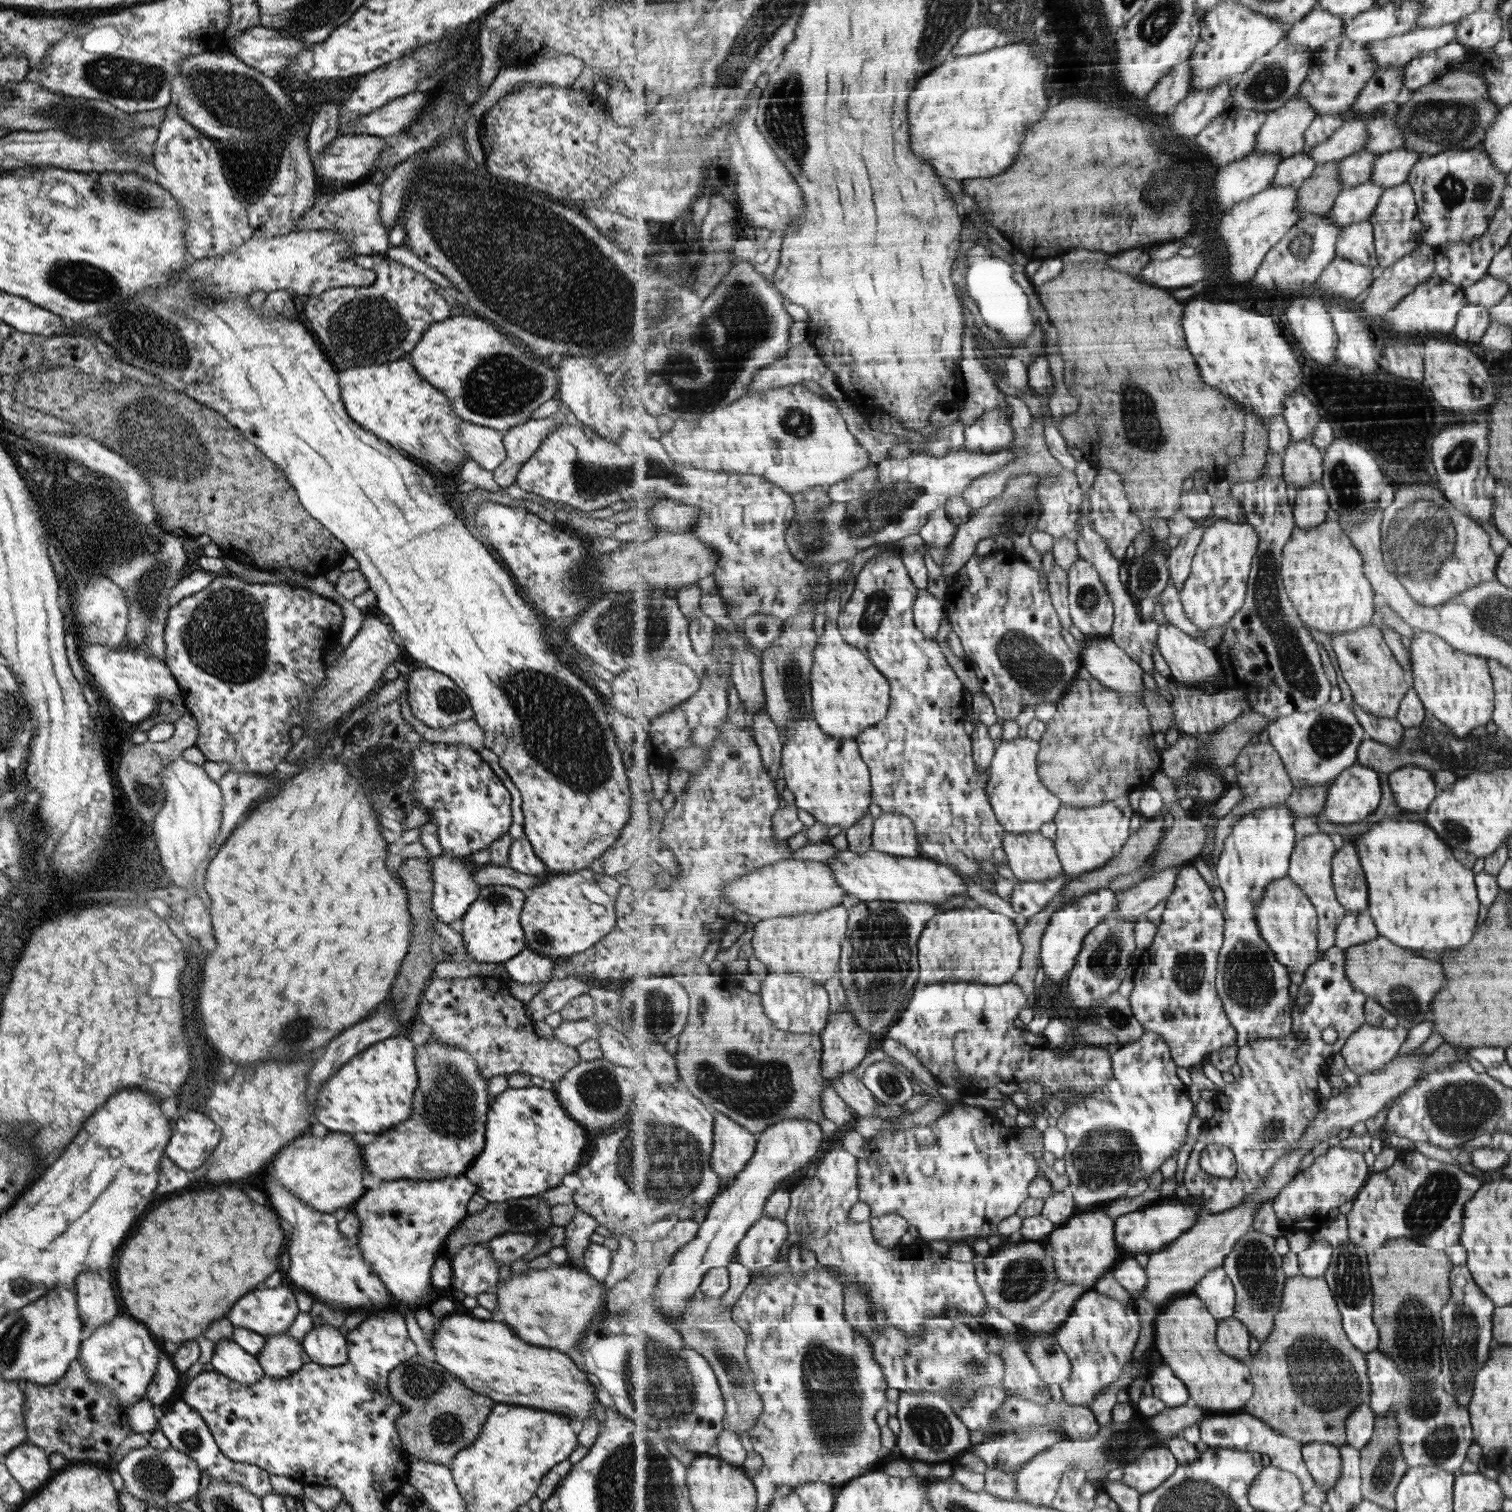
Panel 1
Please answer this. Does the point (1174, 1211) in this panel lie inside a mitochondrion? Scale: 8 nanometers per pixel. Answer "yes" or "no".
no

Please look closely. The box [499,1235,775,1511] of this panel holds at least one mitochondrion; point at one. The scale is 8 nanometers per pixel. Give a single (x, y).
(666, 1383)

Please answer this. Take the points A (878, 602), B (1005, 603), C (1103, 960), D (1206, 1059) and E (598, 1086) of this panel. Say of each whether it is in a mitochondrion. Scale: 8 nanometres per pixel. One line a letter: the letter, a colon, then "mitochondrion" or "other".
A: mitochondrion
B: other
C: mitochondrion
D: other
E: mitochondrion

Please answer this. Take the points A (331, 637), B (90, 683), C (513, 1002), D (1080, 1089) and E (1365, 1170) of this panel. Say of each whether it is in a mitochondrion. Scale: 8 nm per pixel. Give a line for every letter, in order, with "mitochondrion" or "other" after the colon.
A: other
B: other
C: other
D: other
E: other

